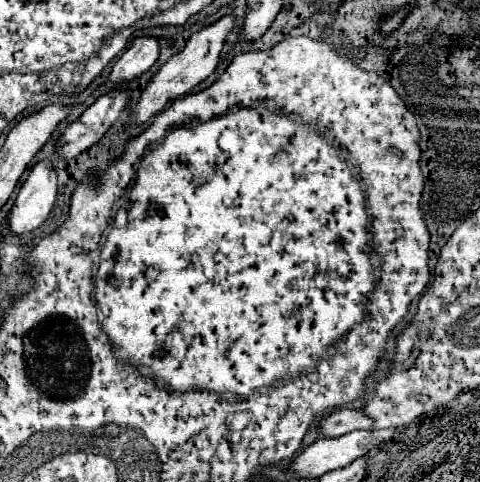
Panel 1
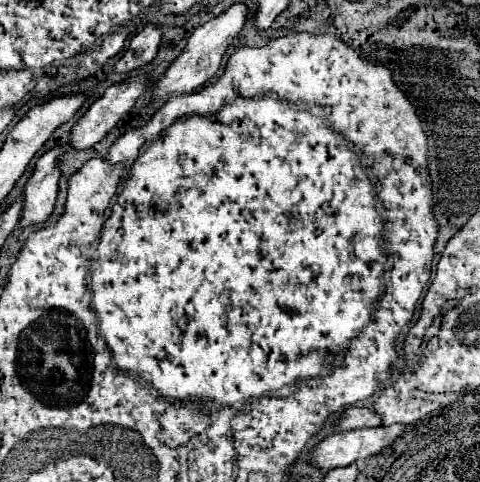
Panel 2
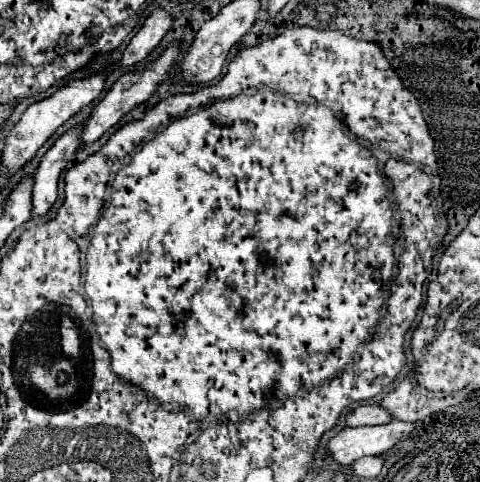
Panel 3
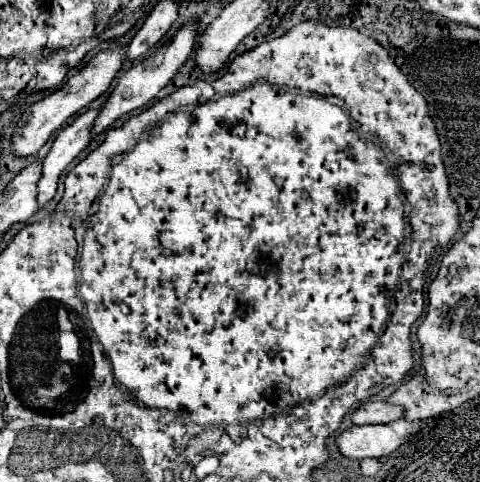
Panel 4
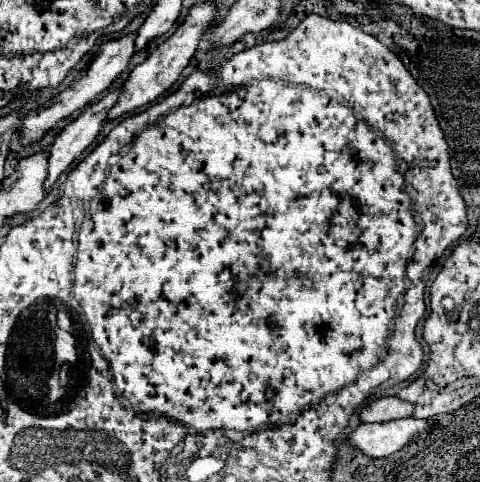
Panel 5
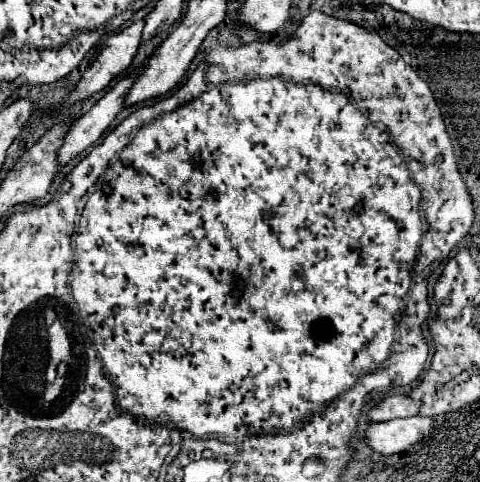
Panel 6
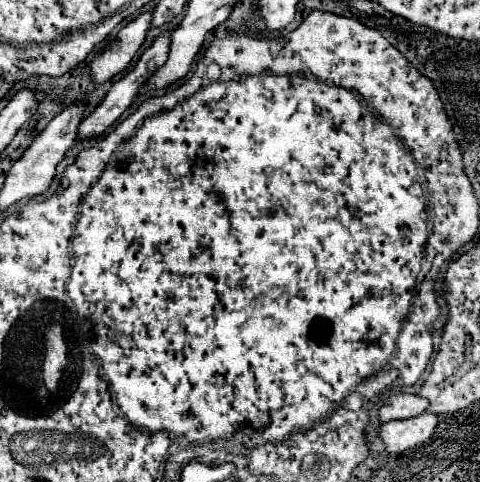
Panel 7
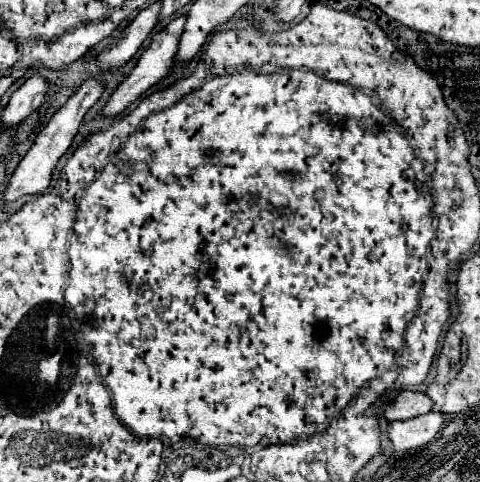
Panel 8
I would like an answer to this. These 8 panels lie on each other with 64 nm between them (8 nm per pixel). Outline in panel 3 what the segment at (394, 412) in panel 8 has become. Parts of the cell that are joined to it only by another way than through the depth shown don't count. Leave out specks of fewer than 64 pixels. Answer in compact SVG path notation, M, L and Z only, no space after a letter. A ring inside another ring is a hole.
M362 404L348 412L346 424L348 426L374 426L374 424L388 424L392 420L392 414L380 404Z

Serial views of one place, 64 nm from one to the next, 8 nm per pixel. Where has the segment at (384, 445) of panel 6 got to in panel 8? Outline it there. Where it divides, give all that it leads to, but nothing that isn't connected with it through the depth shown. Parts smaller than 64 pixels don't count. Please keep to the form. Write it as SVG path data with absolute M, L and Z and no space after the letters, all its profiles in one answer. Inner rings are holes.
M428 412L420 418L392 422L388 428L388 438L392 440L398 452L406 452L428 444L438 434L442 424L444 424L442 412Z

